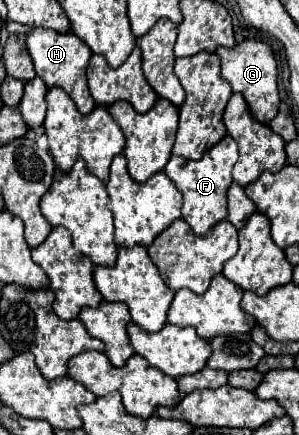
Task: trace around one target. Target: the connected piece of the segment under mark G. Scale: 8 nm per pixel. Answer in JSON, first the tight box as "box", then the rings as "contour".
{"box":[216,38,280,124],"contour":[[[248,38],[232,48],[218,48],[216,50],[224,72],[222,76],[230,82],[232,90],[234,92],[240,92],[244,96],[244,100],[248,102],[250,106],[250,112],[256,120],[268,124],[276,112],[278,112],[278,104],[280,104],[280,96],[278,96],[278,86],[276,86],[276,80],[278,80],[278,68],[276,68],[276,58],[274,58],[274,52],[268,44],[260,42],[260,40],[254,40],[254,38]]]}

